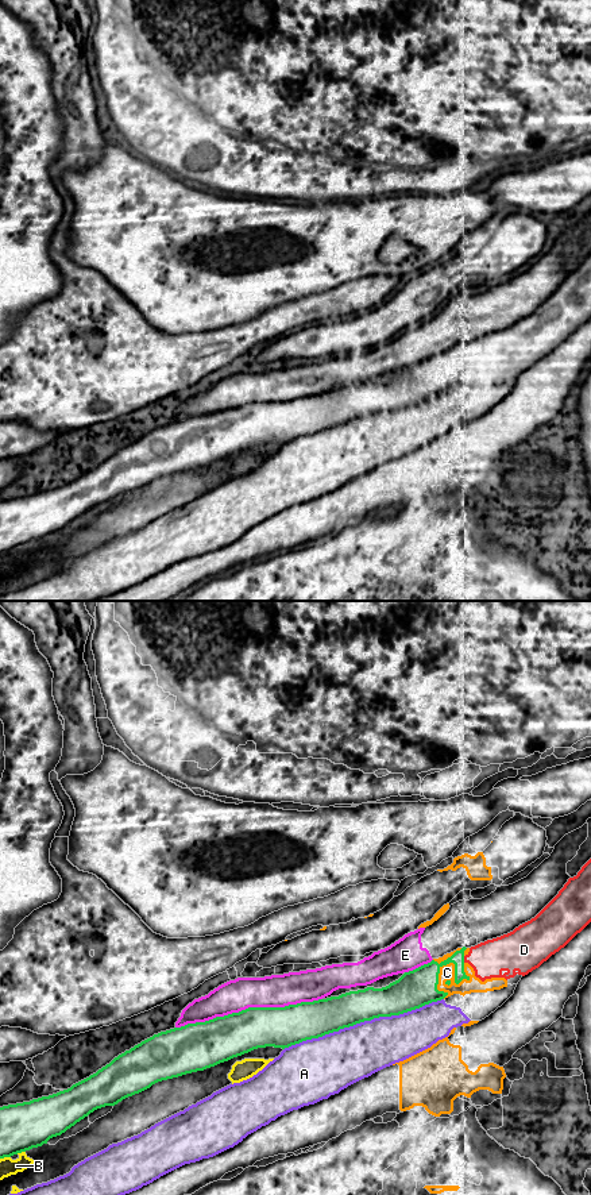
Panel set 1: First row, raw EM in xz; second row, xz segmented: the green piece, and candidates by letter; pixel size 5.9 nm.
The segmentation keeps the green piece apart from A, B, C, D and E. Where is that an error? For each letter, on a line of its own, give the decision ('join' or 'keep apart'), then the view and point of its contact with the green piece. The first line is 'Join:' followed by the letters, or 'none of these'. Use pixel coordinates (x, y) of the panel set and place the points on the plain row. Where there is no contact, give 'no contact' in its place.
Join: D
A: keep apart; contact xz (363, 416)
B: keep apart; contact xz (20, 547)
C: keep apart; contact xz (439, 367)
D: join; contact xz (463, 354)
E: keep apart; contact xz (248, 403)

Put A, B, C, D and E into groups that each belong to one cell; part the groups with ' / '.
A / B / C / D / E

